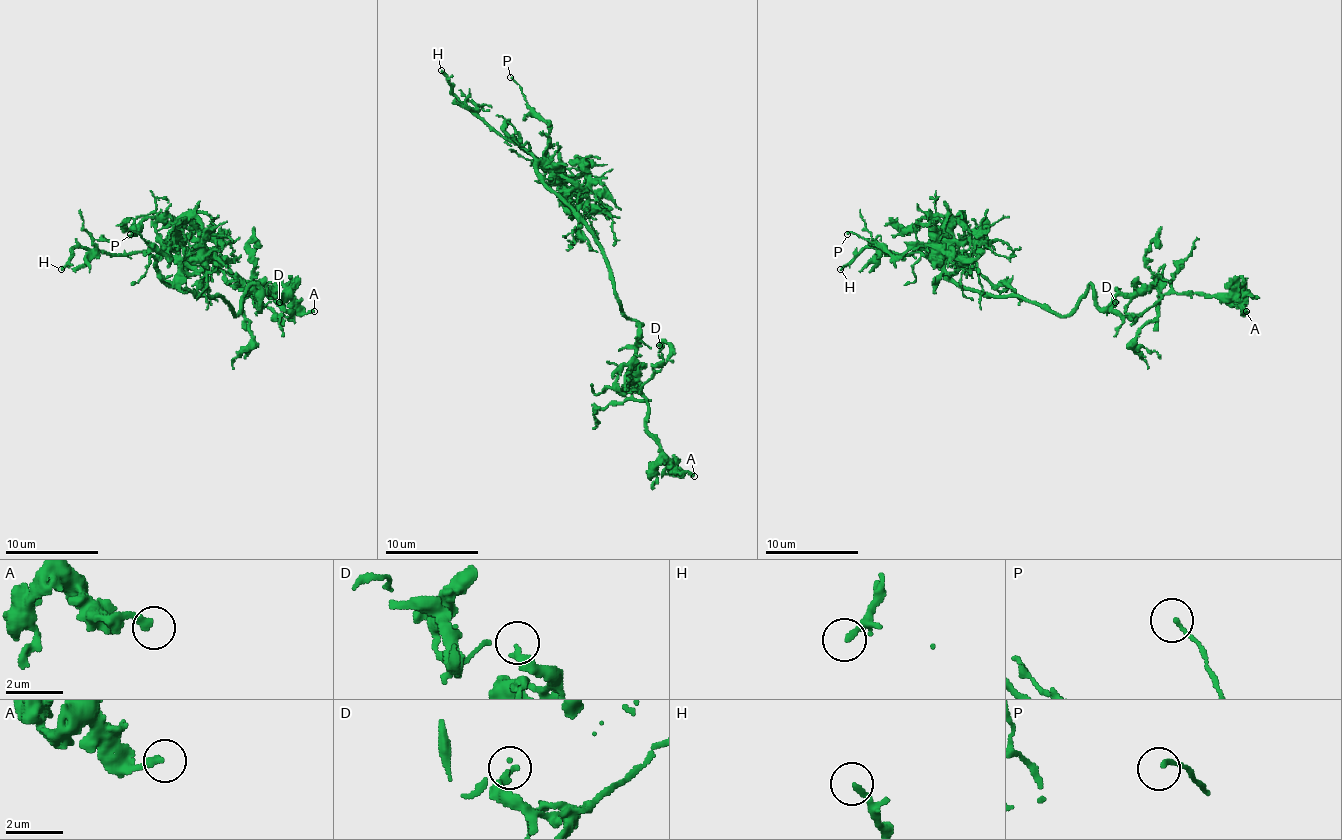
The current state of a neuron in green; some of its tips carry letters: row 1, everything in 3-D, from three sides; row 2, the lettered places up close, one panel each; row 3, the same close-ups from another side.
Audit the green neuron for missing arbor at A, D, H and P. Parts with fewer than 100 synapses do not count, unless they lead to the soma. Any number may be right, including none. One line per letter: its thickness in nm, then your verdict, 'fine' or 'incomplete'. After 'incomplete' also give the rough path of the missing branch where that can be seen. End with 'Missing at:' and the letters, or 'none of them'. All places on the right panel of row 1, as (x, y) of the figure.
A: 240 nm | fine
D: 180 nm | fine
H: 190 nm | incomplete
P: 130 nm | fine
Missing at: H

